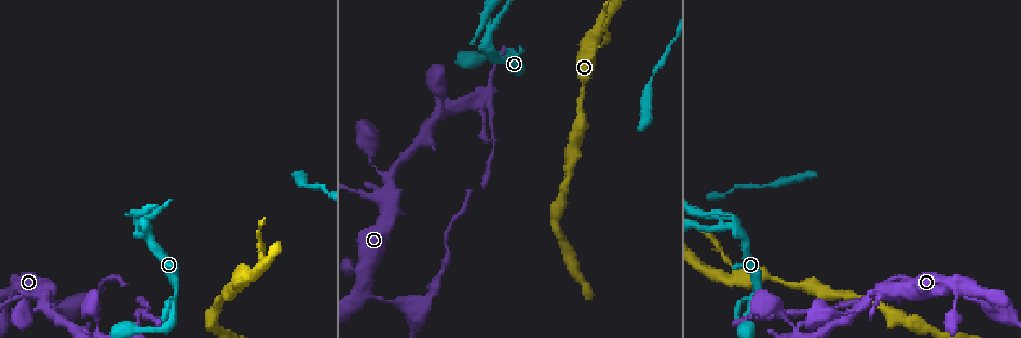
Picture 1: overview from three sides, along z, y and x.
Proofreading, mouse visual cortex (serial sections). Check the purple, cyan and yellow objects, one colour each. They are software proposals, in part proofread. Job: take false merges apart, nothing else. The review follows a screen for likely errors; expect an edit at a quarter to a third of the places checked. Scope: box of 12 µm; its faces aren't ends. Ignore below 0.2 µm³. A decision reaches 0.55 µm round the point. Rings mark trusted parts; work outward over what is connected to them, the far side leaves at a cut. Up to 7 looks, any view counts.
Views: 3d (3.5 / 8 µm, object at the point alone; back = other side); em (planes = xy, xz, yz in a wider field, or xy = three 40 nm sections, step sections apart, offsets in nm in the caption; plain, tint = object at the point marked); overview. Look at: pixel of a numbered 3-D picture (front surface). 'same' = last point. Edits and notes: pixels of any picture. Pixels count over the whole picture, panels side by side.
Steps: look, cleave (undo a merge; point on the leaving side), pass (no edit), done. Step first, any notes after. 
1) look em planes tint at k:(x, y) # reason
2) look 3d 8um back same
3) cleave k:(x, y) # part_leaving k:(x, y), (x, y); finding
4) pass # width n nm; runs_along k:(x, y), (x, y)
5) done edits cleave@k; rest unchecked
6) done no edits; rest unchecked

look 3d 3.5um at 1:(388, 300) # narrows sharply

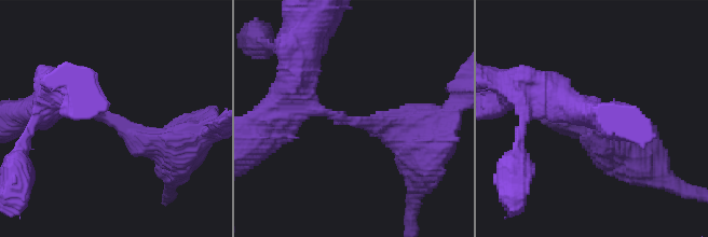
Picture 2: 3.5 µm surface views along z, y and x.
look em xy step 3 tint at 2:(115, 118)

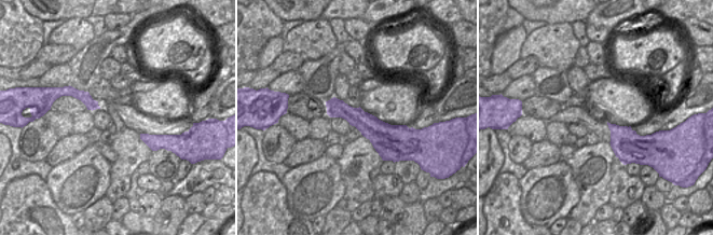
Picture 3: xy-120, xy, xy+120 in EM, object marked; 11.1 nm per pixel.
cleave 2:(119, 127) # part_leaving 2:(103, 116), (143, 142), (186, 142); a second cell is stuck on

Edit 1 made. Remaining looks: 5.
look overview

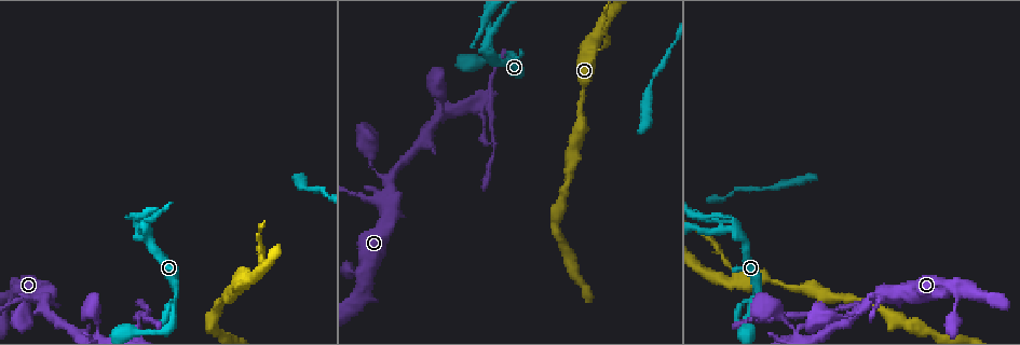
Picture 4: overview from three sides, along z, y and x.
look 3d 3.5um at 4:(485, 127) # thin neck

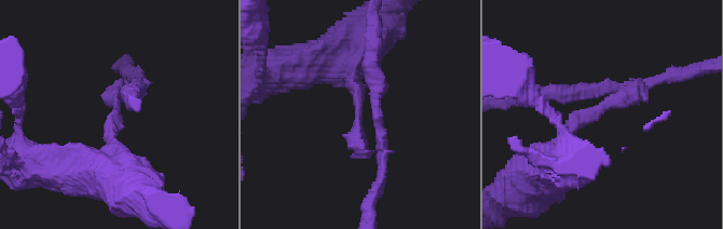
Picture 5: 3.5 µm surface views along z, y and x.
look em xy step 5 tint at 5:(361, 112)

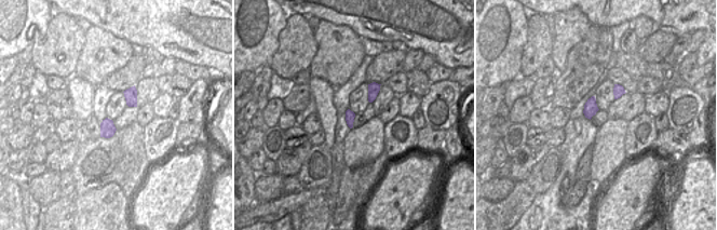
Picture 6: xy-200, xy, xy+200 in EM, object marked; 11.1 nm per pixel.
cleave 5:(583, 93) # part_leaving 5:(575, 122), (644, 92), (633, 89); two cells meet here

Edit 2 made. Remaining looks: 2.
done edits cleave@2, cleave@5; rest unchecked

